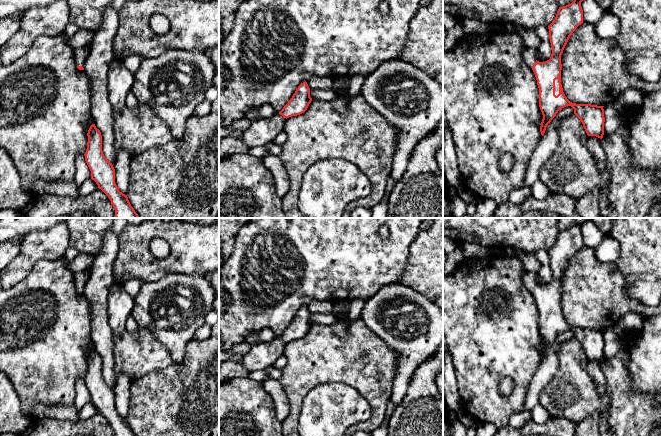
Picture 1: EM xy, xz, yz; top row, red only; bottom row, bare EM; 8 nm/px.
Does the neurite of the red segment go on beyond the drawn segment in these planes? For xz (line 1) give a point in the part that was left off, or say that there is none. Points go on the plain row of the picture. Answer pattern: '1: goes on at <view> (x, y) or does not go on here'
1: does not go on here

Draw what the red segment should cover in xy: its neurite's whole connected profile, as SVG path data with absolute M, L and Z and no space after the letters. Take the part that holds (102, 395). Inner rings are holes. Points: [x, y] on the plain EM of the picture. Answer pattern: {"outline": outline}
{"outline": "M95 348L90 350L87 360L87 373L84 380L91 395L91 403L108 420L115 436L135 436L127 419L120 416L115 407L115 393L103 378L101 356Z"}

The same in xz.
{"outline": "M303 306L298 310L292 322L283 331L279 338L286 343L292 340L300 339L307 334L311 325L310 312L307 306Z"}

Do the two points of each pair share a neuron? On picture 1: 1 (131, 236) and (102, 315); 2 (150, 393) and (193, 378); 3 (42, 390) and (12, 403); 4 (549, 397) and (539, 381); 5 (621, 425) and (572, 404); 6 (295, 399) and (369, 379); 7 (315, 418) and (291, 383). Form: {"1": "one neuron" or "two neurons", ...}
{"1": "two neurons", "2": "one neuron", "3": "two neurons", "4": "two neurons", "5": "two neurons", "6": "one neuron", "7": "two neurons"}

